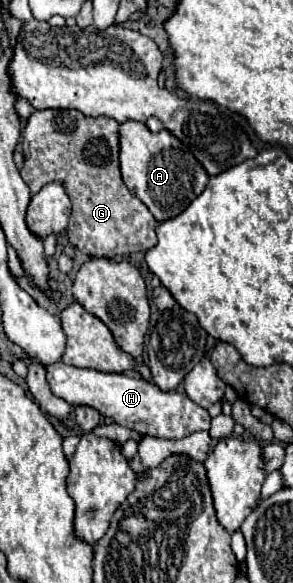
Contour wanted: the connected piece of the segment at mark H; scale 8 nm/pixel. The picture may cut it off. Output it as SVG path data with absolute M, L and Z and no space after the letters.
M64 362L48 364L46 368L46 380L54 396L66 400L70 406L90 406L98 410L102 416L114 418L116 424L132 428L140 432L142 436L156 436L156 438L170 438L180 440L184 436L190 436L198 430L210 428L210 416L208 410L192 402L186 394L180 392L164 392L156 388L156 384L134 378L126 374L110 374L90 368L72 368Z

